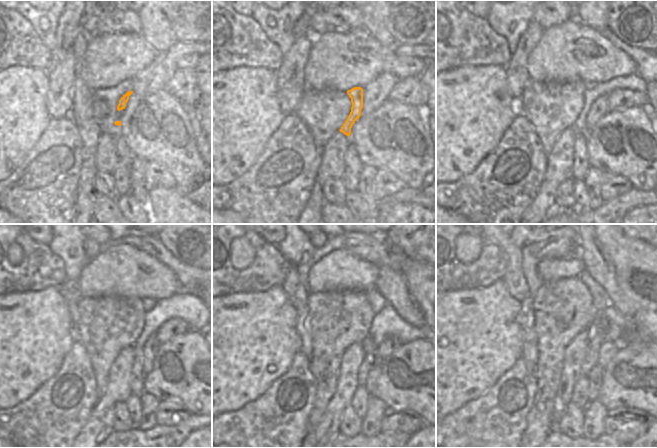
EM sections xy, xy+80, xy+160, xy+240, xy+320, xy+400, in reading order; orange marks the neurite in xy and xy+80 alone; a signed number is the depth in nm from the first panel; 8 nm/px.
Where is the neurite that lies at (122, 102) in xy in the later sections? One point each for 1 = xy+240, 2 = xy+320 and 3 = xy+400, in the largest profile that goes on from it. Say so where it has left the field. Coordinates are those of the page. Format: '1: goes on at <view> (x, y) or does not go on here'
1: goes on at xy+240 (183, 305)
2: goes on at xy+320 (400, 317)
3: goes on at xy+400 (618, 315)

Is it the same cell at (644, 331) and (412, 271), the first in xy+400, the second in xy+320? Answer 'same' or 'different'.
same

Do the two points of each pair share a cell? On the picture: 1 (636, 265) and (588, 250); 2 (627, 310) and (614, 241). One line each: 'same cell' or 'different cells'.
1: different cells
2: different cells

